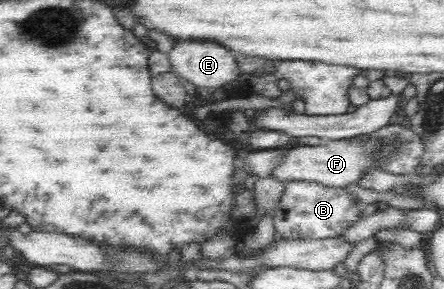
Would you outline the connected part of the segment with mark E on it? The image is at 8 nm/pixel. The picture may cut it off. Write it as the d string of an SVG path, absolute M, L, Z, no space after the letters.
M197 40L176 42L167 53L167 57L169 57L169 65L171 65L170 71L175 73L179 79L193 84L197 89L221 88L227 82L236 80L237 75L241 73L233 52L215 42L198 42Z

